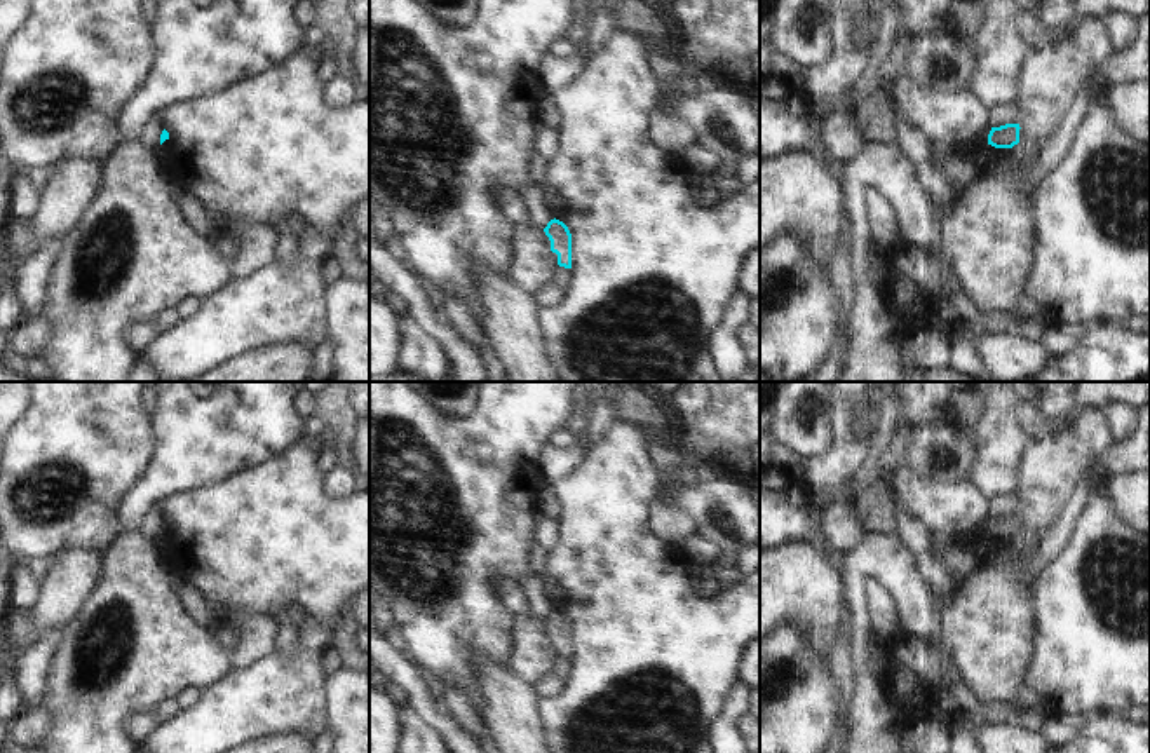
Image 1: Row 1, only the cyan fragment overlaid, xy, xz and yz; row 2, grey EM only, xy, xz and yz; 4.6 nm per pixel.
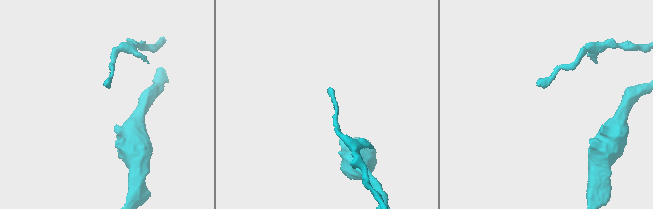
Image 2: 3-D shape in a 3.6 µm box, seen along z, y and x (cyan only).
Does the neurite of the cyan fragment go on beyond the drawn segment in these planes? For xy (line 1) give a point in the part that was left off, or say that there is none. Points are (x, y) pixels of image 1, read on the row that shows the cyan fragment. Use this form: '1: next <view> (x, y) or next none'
1: next none

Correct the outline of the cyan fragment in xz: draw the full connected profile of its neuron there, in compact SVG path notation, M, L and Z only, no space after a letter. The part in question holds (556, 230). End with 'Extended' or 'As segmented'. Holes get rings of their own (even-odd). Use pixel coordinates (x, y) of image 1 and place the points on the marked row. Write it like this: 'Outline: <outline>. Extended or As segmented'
Outline: M551 220L544 228L551 241L551 251L558 254L558 265L572 268L572 234L559 220Z. As segmented

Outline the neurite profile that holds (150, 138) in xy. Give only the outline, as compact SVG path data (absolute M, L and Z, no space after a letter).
M152 117L145 126L143 126L143 132L139 138L139 143L150 150L152 153L155 153L155 150L160 146L160 134L162 134L162 126L160 120Z

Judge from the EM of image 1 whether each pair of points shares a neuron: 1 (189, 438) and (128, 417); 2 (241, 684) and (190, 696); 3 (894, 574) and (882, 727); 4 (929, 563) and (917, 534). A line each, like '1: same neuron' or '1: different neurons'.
1: different neurons
2: different neurons
3: same neuron
4: same neuron

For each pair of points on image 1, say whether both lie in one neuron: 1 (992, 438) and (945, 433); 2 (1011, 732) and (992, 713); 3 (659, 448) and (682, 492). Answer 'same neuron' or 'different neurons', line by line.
1: different neurons
2: different neurons
3: different neurons

